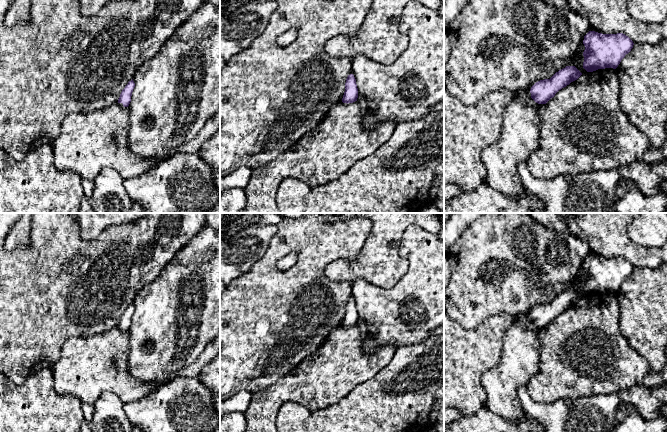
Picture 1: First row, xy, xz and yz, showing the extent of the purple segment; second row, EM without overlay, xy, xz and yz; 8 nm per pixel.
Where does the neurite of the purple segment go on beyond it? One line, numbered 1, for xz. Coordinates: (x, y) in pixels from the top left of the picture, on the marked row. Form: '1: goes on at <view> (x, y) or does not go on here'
1: does not go on here

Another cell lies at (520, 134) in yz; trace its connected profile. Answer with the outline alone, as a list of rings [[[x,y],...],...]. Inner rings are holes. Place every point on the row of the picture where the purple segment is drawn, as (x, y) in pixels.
[[[530,90],[512,92],[513,98],[504,110],[504,121],[498,140],[484,148],[481,160],[487,174],[487,184],[511,198],[524,197],[528,190],[523,185],[517,173],[517,165],[527,161],[530,155],[540,147],[540,118],[539,110],[545,104],[538,104],[531,98]]]

